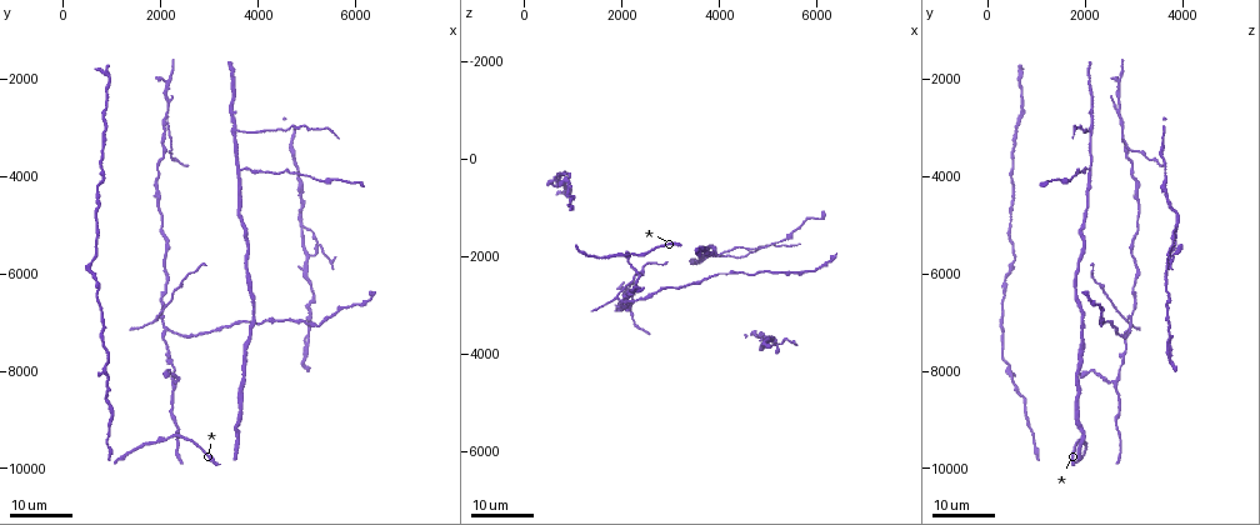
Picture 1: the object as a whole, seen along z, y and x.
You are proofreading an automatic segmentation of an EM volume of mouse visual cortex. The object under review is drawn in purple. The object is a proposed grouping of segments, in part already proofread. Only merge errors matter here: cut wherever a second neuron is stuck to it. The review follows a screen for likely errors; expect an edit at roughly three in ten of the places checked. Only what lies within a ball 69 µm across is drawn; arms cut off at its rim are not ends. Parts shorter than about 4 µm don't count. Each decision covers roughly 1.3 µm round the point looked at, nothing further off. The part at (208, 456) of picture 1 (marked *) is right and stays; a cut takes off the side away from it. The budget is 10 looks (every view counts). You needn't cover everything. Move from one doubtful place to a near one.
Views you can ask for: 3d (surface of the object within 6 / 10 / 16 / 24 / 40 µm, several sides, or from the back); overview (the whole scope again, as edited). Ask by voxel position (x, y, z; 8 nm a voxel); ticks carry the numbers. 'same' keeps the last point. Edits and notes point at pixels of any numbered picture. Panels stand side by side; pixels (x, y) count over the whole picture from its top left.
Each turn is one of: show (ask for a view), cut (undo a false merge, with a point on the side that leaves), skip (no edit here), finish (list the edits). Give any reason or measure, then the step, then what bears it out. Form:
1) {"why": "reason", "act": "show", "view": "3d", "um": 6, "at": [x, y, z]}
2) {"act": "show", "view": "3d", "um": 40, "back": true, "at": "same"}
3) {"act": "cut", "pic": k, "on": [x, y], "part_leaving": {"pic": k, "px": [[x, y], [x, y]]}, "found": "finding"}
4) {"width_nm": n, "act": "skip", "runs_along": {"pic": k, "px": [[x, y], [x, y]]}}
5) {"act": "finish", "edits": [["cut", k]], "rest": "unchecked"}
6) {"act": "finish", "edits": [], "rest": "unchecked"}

{"act": "show", "view": "3d", "um": 24, "at": [2250, 8200, 2600]}

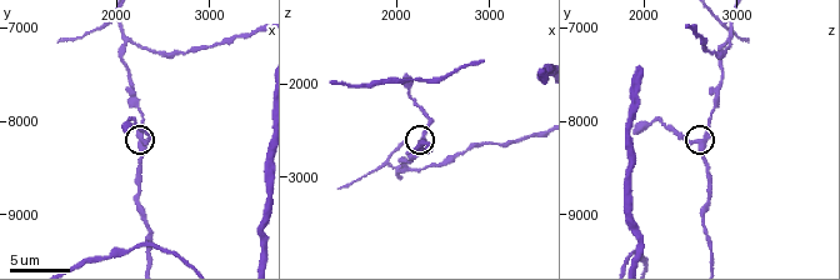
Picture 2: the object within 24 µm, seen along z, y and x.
{"act": "show", "view": "3d", "um": 10, "at": [2300, 8200, 2600]}

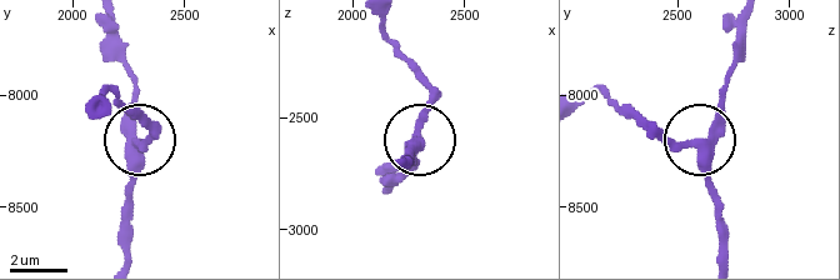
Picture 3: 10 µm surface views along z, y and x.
{"side_arm_um": 7, "arms": 3, "act": "skip", "found": "all the same neuron"}

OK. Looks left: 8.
{"why": "looks like a crossing", "act": "show", "view": "3d", "um": 16, "at": [1950, 6950, 2850]}

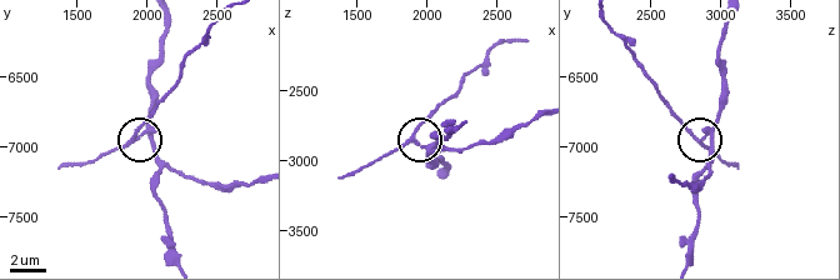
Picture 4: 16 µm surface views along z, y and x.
{"act": "show", "view": "3d", "um": 10, "at": [1940, 6920, 2880]}

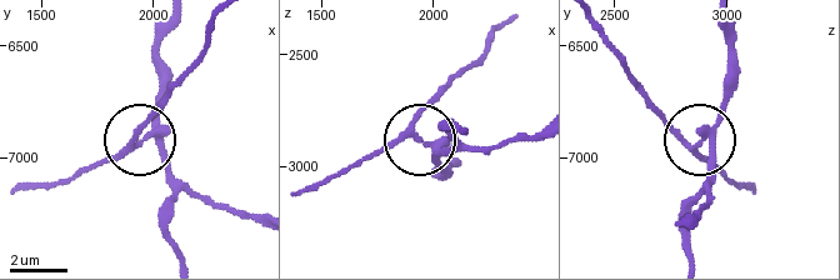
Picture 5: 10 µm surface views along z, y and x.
{"side_arm_um": 16, "act": "cut", "pic": 5, "on": [428, 104], "part_leaving": {"pic": 5, "px": [[430, 141], [418, 118], [501, 28]]}, "found": "two neurons meet here"}

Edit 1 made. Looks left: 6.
{"act": "show", "view": "overview"}

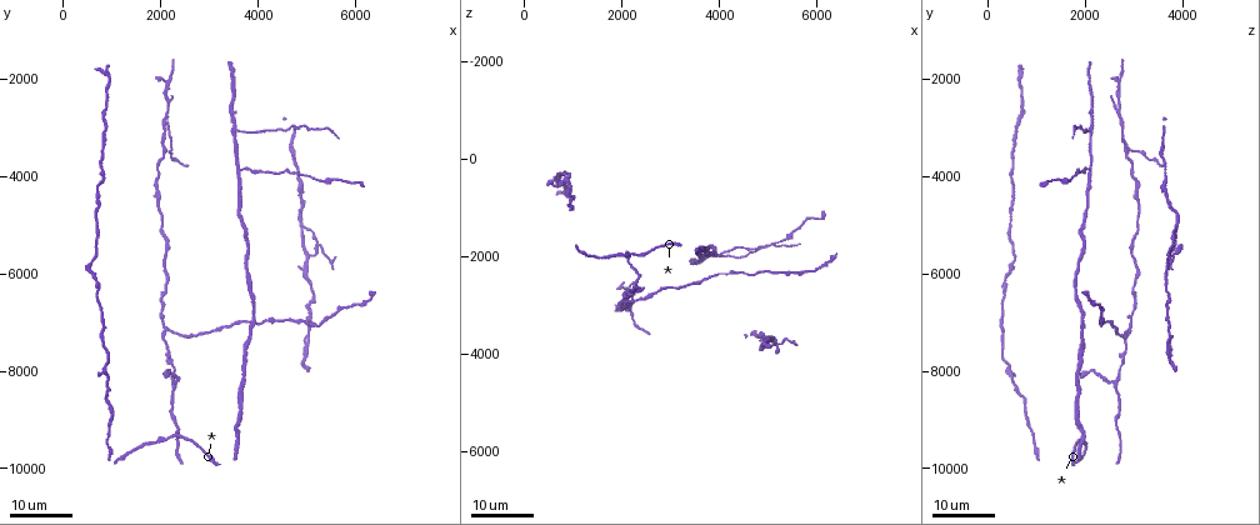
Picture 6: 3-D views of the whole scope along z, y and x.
{"why": "thin arm on a thick one", "act": "show", "view": "3d", "um": 24, "at": [4950, 5050, 3850]}

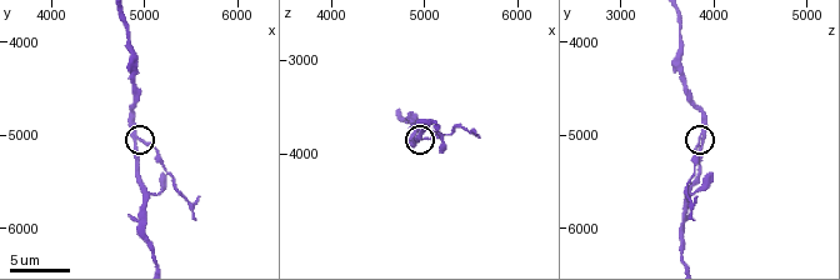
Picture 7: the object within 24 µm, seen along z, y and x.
{"why": "zoom in", "act": "show", "view": "3d", "um": 6, "at": [4950, 5000, 3850]}

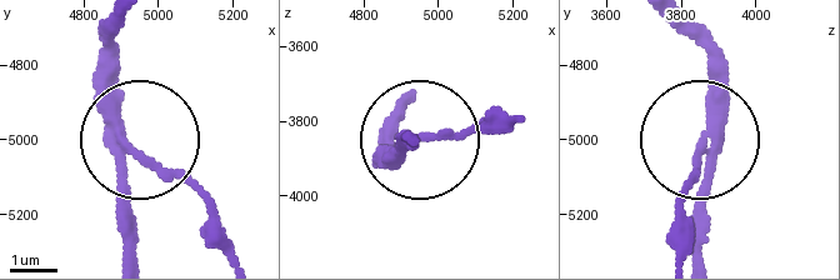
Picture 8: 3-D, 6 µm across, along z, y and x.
{"width_nm": 220, "act": "cut", "pic": 8, "on": [176, 169], "part_leaving": {"pic": 8, "px": [[120, 129], [204, 196], [224, 256]]}, "found": "two neurons meet here"}

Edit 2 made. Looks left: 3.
{"why": "thin arm on a thick one", "act": "show", "view": "3d", "um": 24, "at": [3650, 3850, 2100]}

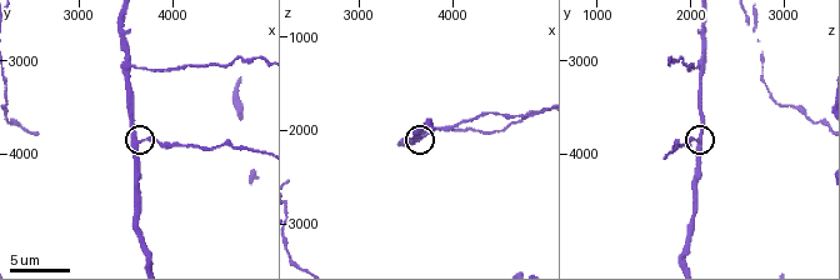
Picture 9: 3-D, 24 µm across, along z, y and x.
{"act": "show", "view": "3d", "um": 10, "at": [3600, 3850, 2100]}

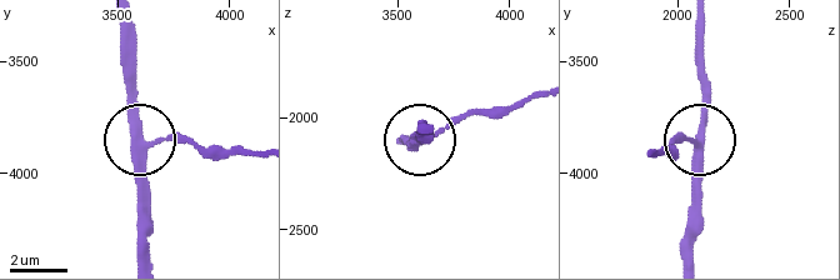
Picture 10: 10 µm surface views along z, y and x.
{"act": "skip", "runs_along": {"pic": 10, "px": [[144, 259], [136, 144], [191, 138]]}, "found": "continuous, no second neuron"}

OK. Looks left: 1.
{"act": "finish", "edits": [["cut", 5], ["cut", 8]], "rest": "unchecked"}

